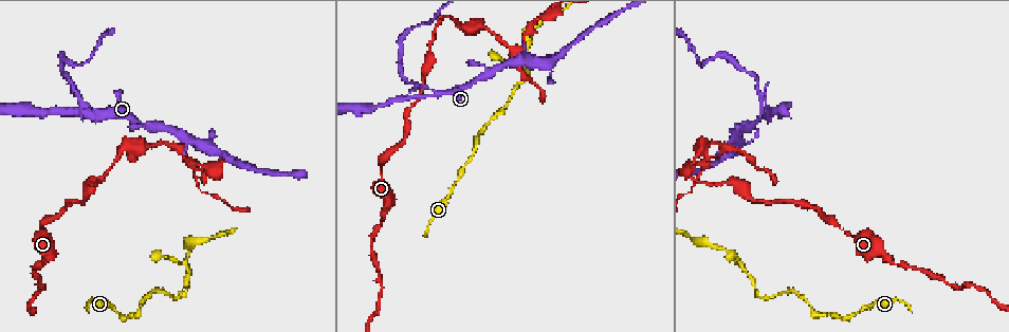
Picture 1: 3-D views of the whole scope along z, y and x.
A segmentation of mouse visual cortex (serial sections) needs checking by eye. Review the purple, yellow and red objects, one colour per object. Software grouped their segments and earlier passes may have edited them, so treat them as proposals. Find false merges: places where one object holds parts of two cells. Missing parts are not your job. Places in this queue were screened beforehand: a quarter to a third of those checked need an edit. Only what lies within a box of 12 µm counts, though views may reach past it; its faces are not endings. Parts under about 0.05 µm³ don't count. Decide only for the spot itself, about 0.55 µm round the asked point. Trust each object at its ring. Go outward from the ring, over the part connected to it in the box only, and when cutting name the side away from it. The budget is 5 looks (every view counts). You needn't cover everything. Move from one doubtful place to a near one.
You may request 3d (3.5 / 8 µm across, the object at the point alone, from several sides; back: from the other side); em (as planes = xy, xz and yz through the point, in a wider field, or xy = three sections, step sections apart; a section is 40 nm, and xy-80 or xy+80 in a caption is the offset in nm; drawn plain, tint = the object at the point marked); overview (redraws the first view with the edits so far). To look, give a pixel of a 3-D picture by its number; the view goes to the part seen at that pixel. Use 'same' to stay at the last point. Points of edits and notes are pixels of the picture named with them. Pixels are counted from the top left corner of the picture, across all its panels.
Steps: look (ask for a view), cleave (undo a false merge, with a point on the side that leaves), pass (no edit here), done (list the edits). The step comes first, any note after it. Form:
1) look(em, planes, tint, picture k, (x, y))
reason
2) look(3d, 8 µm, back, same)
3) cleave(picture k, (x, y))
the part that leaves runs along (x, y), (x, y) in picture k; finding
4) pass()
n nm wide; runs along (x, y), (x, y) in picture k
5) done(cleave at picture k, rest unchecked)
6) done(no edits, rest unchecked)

look(3d, 3.5 µm, picture 1, (887, 257))
thick turns thin

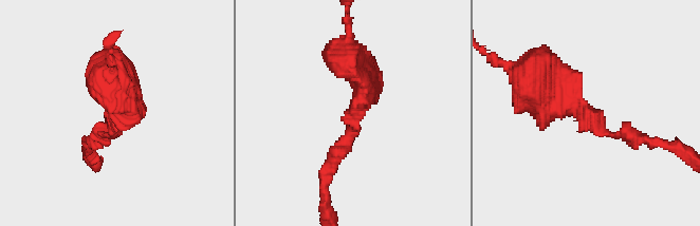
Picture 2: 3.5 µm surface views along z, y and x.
look(em, xy, step 2, tint, picture 2, (592, 121))
arms of 200, 500 nm

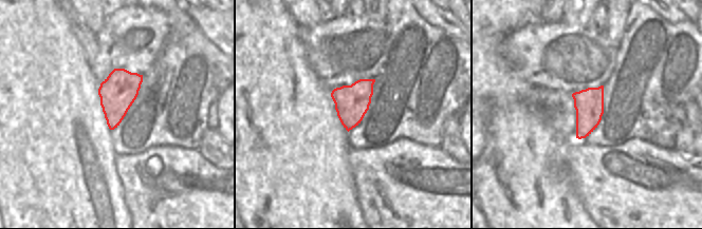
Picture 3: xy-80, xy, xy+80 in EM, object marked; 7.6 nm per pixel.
look(em, xy, step 1, tint, same)

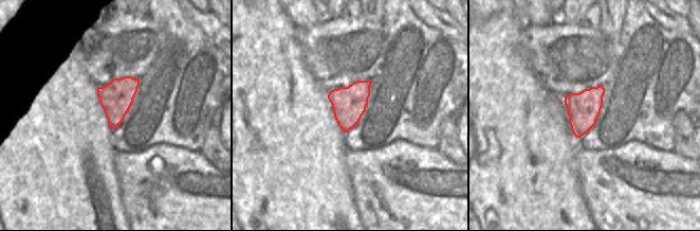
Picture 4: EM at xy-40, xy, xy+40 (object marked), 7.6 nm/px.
pass()
runs along (532, 85), (602, 133), (645, 139) in picture 2; continuous, no second cell

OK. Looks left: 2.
look(3d, 8 µm, picture 1, (191, 269))

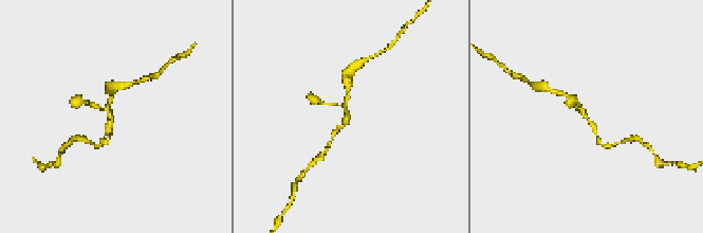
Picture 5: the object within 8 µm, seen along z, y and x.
look(em, xy, step 5, tint, picture 5, (584, 113))
now the EM

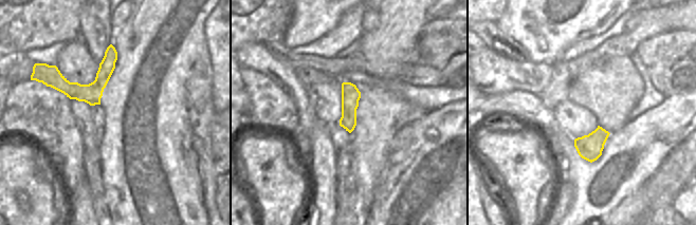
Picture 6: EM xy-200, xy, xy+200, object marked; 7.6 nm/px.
cleave(picture 5, (316, 101))
140 nm wide; the part that leaves runs along (340, 105), (320, 103), (308, 93) in picture 5; a second cell is stuck on

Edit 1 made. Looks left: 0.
done(cleave at picture 5, rest unchecked)

